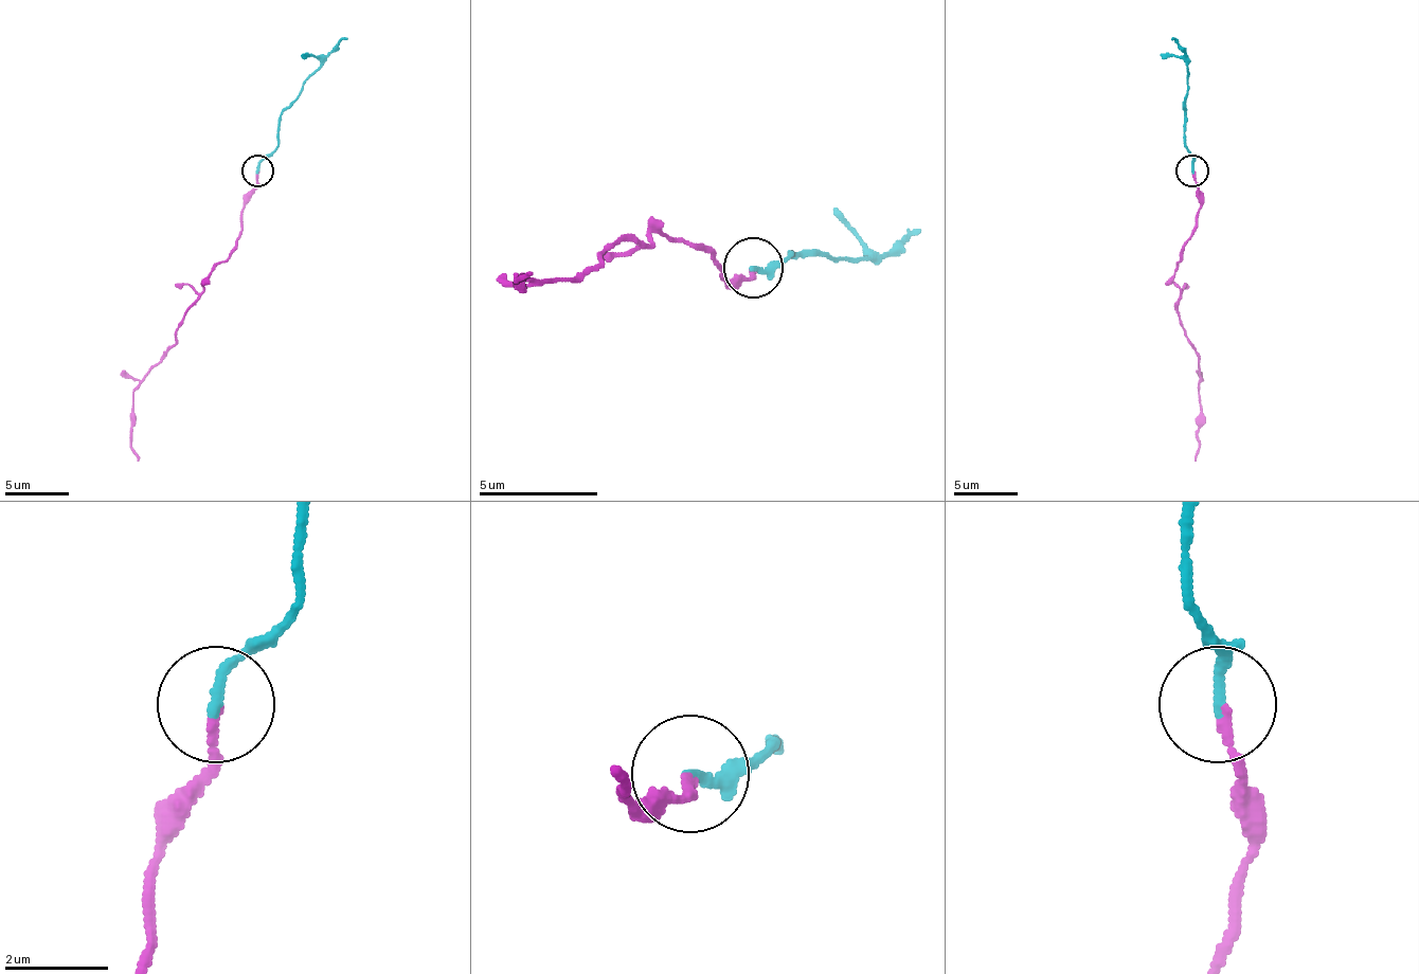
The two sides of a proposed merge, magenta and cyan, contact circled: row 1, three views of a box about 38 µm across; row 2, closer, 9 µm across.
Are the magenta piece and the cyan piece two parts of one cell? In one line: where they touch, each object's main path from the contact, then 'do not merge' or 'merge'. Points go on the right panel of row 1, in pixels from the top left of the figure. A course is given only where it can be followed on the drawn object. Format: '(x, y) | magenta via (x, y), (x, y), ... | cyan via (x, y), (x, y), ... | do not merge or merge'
(1192, 170) | magenta via (1195, 169), (1201, 204), (1198, 227), (1182, 253), (1172, 285), (1179, 291), (1182, 329), (1198, 355), (1195, 461) | cyan via (1191, 169), (1185, 144), (1188, 54), (1172, 38) | merge

